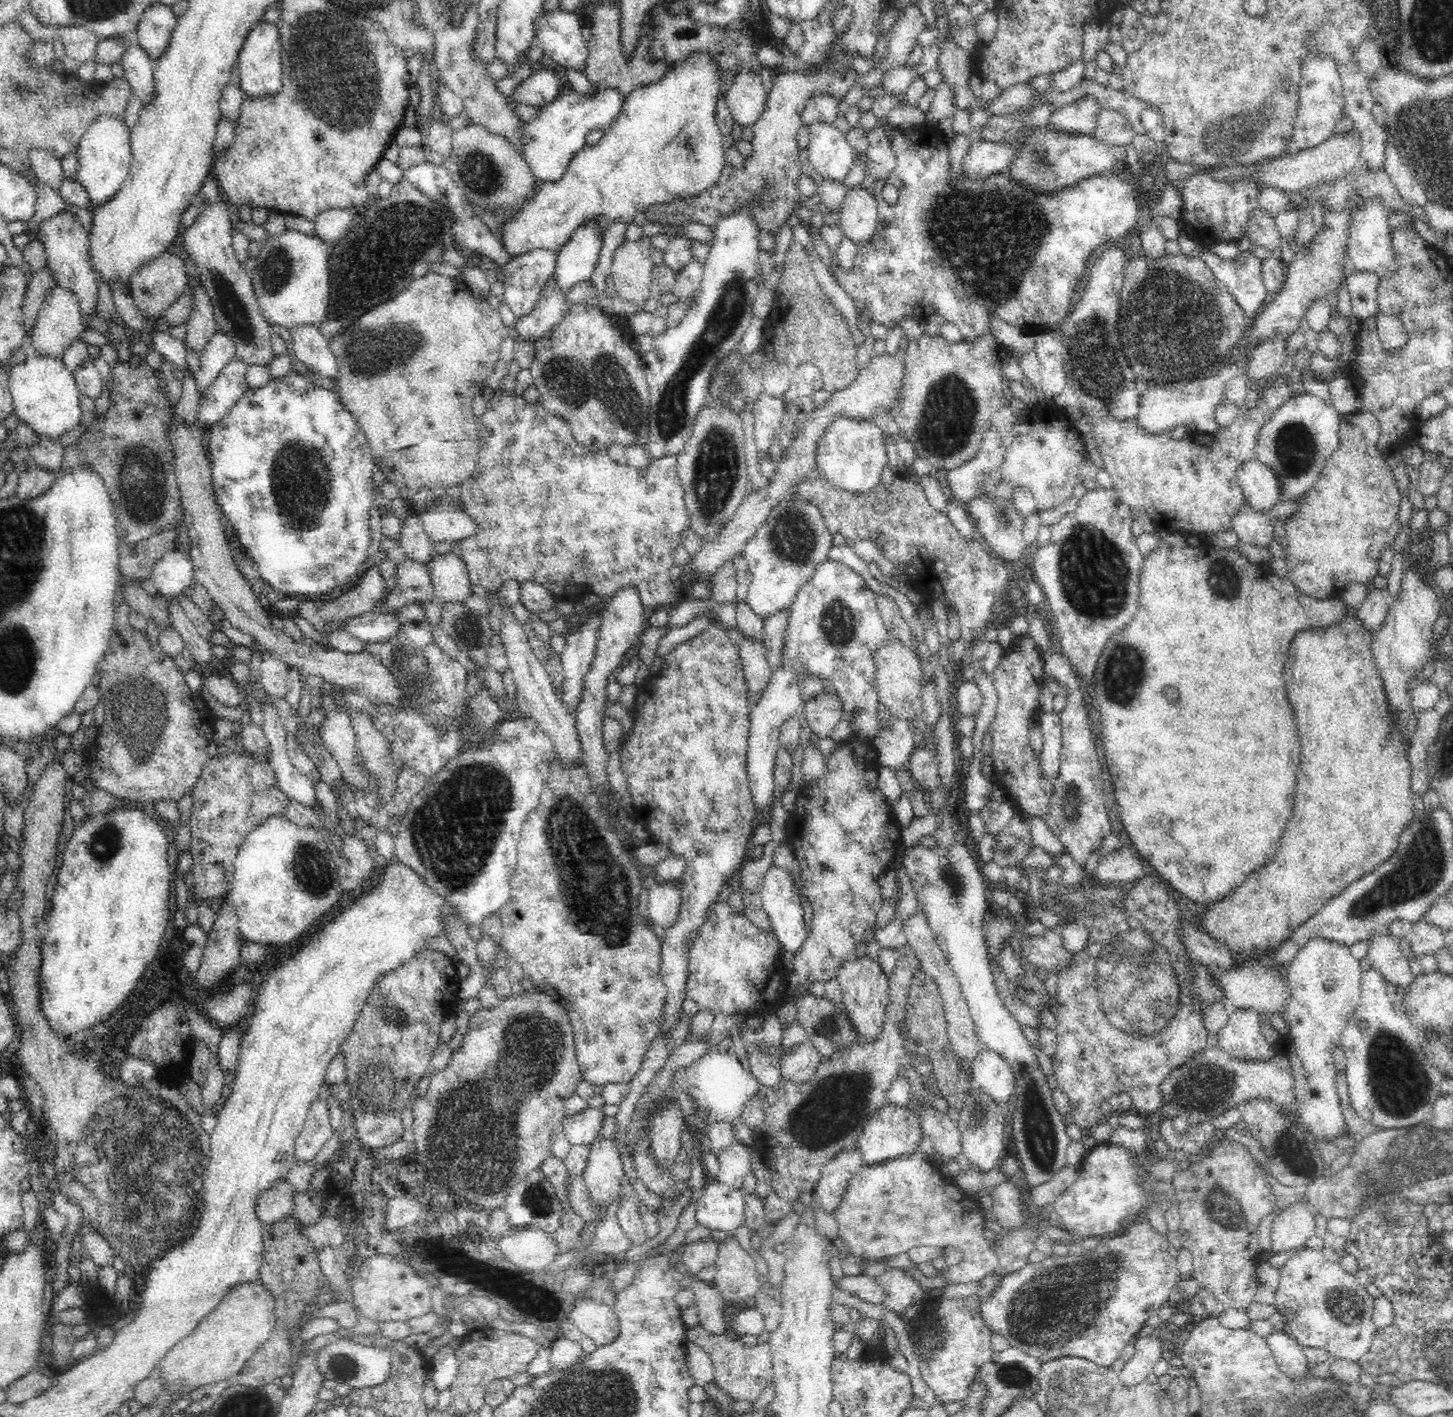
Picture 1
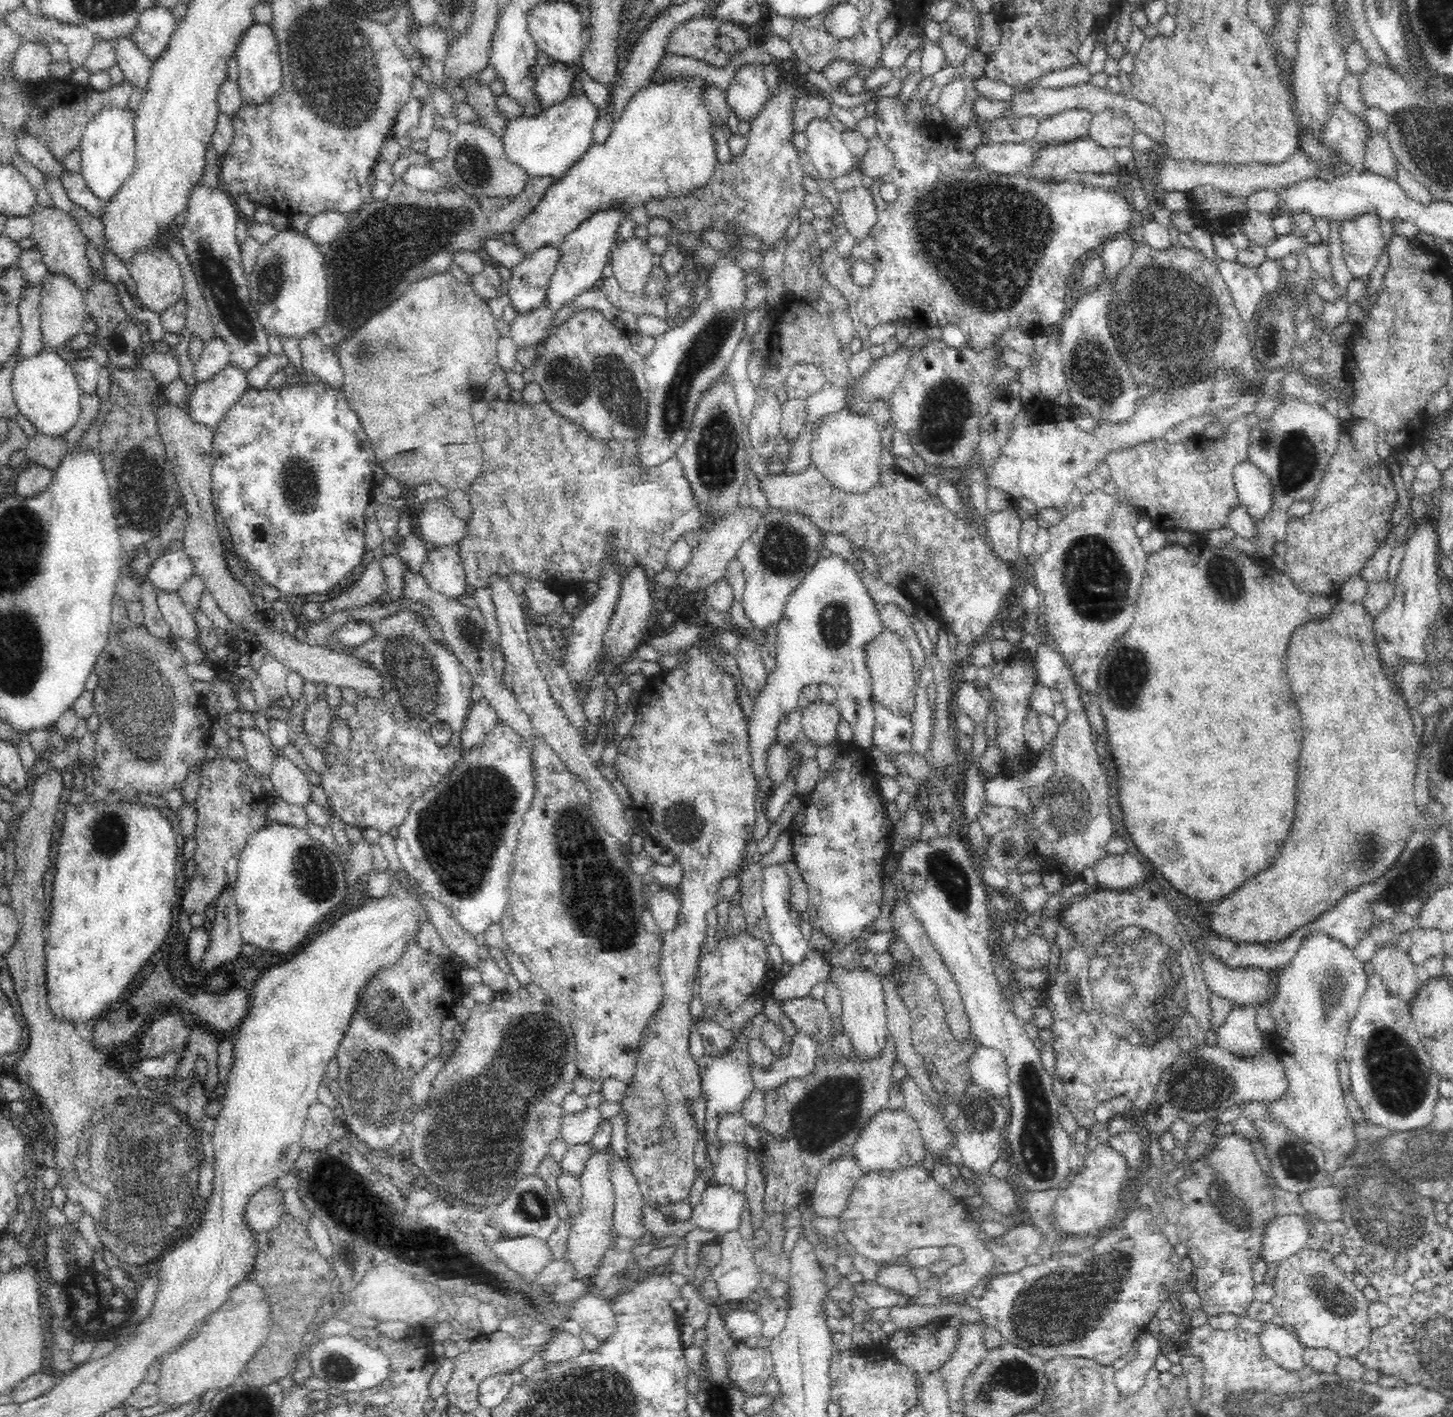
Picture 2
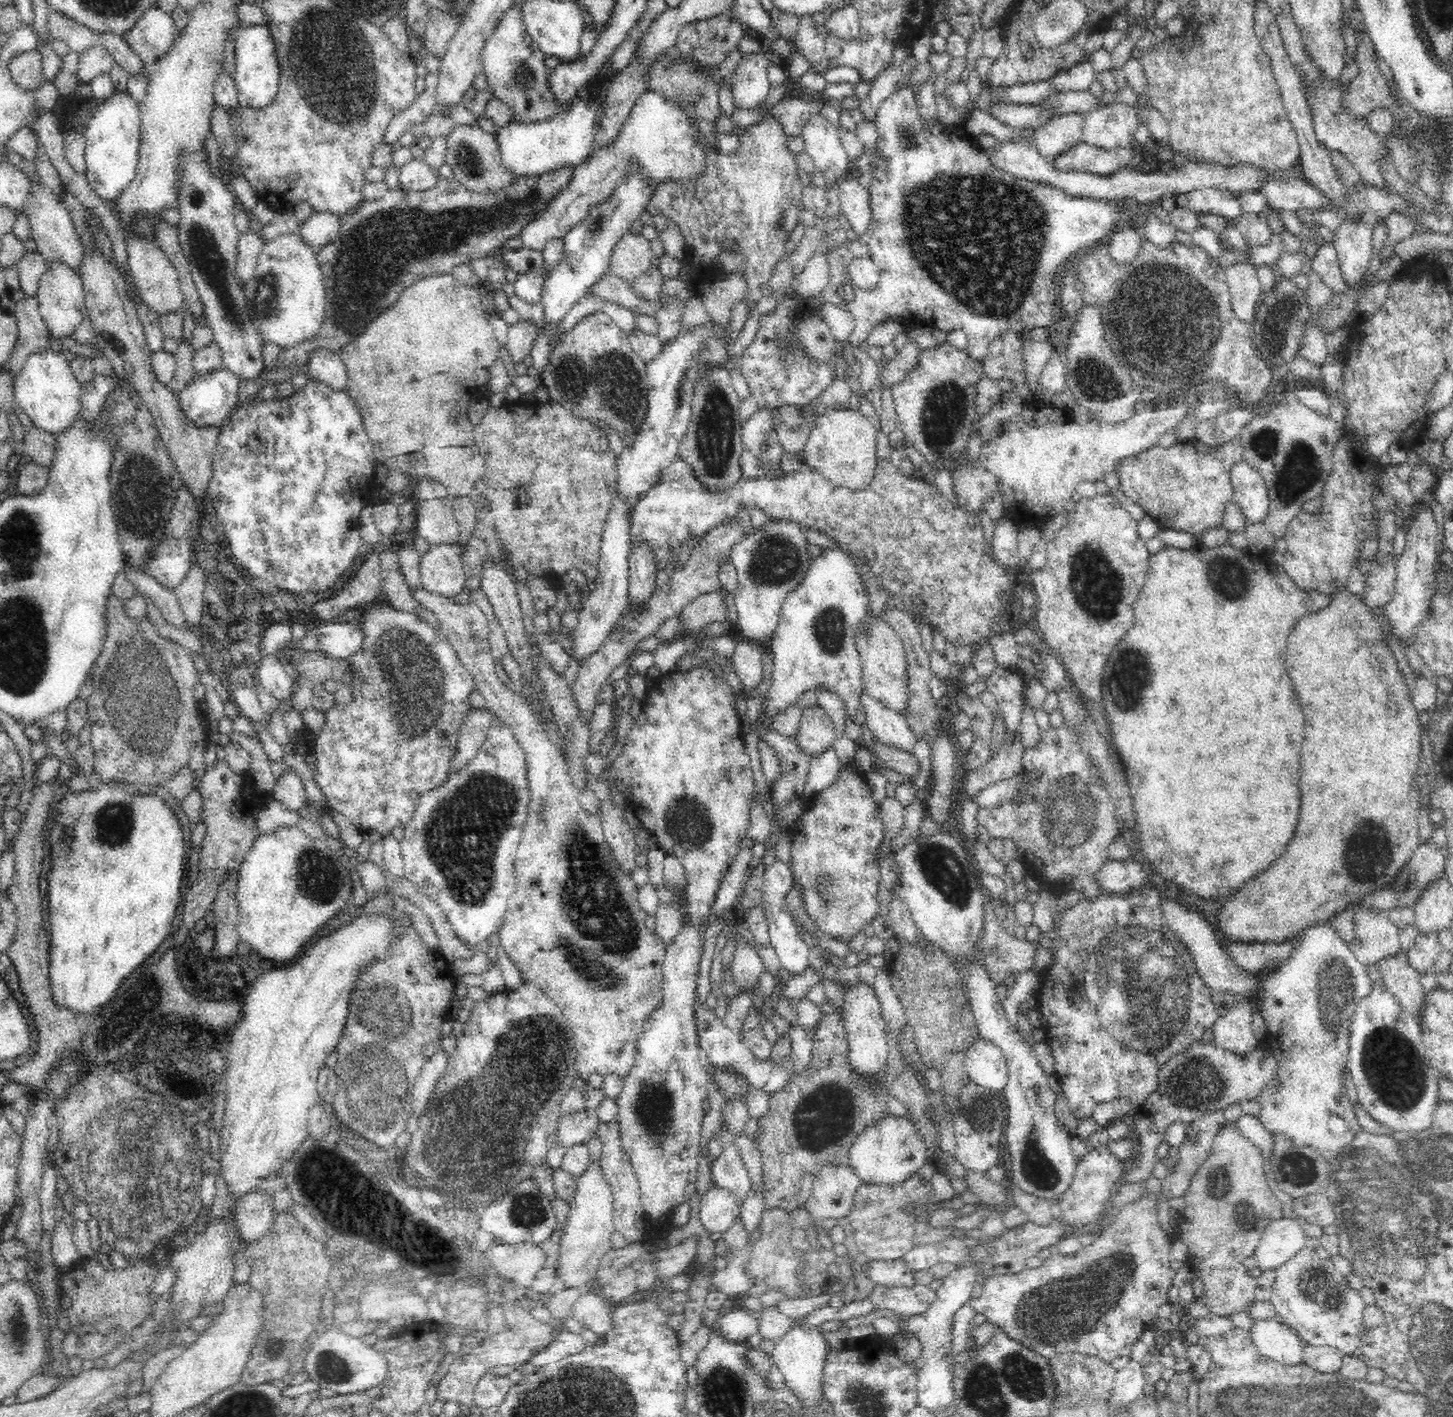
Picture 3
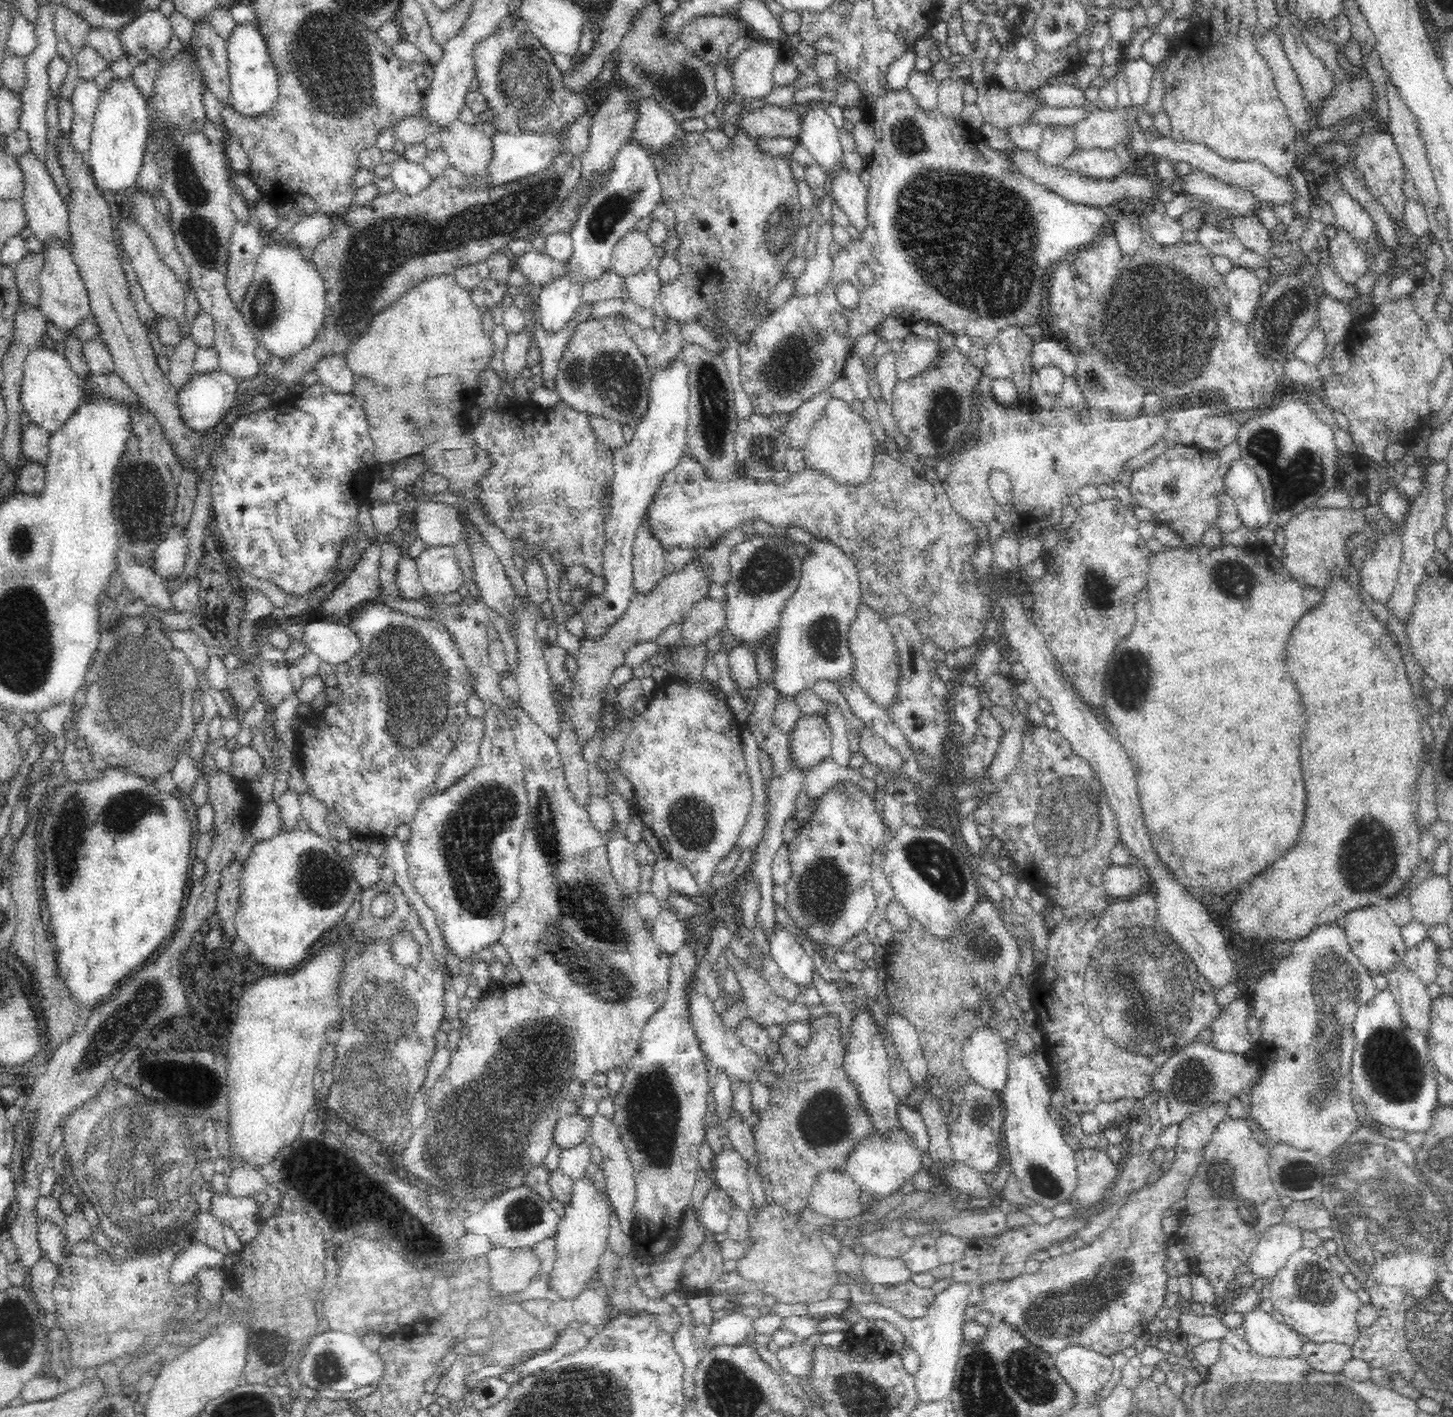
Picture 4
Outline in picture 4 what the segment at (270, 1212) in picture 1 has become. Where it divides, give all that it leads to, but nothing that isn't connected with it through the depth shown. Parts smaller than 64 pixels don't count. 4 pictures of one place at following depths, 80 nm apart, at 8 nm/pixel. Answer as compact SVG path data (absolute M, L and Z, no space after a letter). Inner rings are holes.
M215 1191L210 1198L210 1214L220 1224L232 1228L242 1244L250 1242L258 1234L263 1209L253 1197L236 1197Z

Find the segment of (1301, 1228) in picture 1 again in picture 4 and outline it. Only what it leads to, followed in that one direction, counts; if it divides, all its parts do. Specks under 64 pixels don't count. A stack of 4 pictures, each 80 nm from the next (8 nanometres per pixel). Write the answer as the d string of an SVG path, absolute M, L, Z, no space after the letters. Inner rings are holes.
M1282 1222L1270 1226L1247 1260L1250 1274L1256 1280L1272 1278L1294 1251L1303 1248L1301 1234L1295 1226L1286 1226Z

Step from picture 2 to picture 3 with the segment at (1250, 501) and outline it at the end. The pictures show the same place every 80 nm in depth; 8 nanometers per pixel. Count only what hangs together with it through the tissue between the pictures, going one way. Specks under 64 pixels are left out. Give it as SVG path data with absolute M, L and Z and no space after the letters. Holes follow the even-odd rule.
M1237 462L1231 466L1230 484L1233 501L1246 517L1246 525L1265 522L1269 512L1269 498L1262 475L1247 462Z

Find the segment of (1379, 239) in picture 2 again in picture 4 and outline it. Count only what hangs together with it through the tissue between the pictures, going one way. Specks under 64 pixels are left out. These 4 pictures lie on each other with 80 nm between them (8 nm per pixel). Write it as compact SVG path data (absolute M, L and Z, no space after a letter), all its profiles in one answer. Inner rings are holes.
M1337 229L1327 248L1329 266L1342 282L1352 286L1368 270L1368 258L1363 250L1356 248L1345 230Z

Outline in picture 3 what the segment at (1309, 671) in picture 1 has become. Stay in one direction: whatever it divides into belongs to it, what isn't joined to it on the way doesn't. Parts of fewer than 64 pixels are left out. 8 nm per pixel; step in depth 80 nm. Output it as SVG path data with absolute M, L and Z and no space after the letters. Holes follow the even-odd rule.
M1346 586L1334 589L1330 594L1329 603L1320 610L1311 612L1301 618L1293 628L1287 644L1288 658L1286 670L1292 678L1292 684L1300 696L1304 714L1306 714L1306 730L1302 742L1302 756L1300 756L1300 786L1302 786L1302 816L1288 850L1262 874L1254 876L1246 886L1232 893L1226 900L1220 916L1216 916L1215 926L1225 940L1242 943L1284 943L1288 940L1300 938L1304 932L1315 925L1322 925L1338 917L1340 912L1363 902L1363 899L1386 891L1401 876L1405 867L1414 857L1421 844L1418 818L1418 803L1421 795L1418 794L1417 783L1418 767L1422 754L1422 726L1418 721L1418 710L1412 701L1412 690L1408 689L1406 678L1402 675L1398 660L1388 645L1381 622L1376 614L1363 601L1362 596L1348 591Z

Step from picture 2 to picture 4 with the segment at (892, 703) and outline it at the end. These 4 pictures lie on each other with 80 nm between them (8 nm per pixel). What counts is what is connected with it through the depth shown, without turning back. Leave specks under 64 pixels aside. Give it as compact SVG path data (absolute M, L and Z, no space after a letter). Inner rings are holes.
M860 603L857 614L850 623L847 641L854 668L853 679L866 691L866 694L880 706L887 707L898 690L897 680L899 657L889 624L870 605Z

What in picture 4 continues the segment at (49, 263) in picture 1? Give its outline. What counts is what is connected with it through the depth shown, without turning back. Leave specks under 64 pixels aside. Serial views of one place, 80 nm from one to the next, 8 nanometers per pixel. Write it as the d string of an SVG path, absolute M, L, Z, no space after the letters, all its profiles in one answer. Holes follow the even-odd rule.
M28 149L17 157L19 169L24 176L24 191L22 199L26 207L26 217L28 217L28 226L32 233L40 239L43 244L46 238L52 236L60 237L62 242L69 246L69 228L68 228L68 211L64 200L60 196L60 190L54 184L52 172L48 169L46 161L40 159L36 152Z

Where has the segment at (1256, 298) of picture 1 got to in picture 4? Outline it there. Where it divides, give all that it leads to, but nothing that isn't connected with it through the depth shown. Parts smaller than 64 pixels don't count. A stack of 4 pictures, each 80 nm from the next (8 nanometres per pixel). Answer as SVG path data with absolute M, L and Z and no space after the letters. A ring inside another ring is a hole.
M1233 267L1225 276L1229 289L1229 313L1238 322L1251 322L1265 284L1252 269Z

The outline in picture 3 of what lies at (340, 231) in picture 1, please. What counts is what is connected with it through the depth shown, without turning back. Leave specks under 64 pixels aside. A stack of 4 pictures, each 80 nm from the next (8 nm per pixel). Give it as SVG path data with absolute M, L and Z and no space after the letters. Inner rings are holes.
M313 212L305 222L299 224L296 234L312 249L317 250L338 236L340 217L329 212Z

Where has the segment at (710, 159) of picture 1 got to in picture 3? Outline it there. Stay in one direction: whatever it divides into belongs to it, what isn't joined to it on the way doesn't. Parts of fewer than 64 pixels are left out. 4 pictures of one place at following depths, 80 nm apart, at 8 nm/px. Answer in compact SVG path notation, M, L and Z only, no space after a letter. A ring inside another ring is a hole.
M644 92L636 100L628 122L620 130L620 138L612 146L598 148L598 152L592 151L584 163L576 165L573 184L566 191L560 192L556 200L552 200L548 210L538 220L530 222L520 232L522 246L541 251L549 238L564 237L570 227L583 218L592 203L609 197L614 191L616 182L622 178L625 160L632 155L640 157L644 165L644 175L653 182L655 189L666 178L683 182L696 178L703 163L703 150L697 142L699 134L692 119L677 104L668 102L658 92Z

